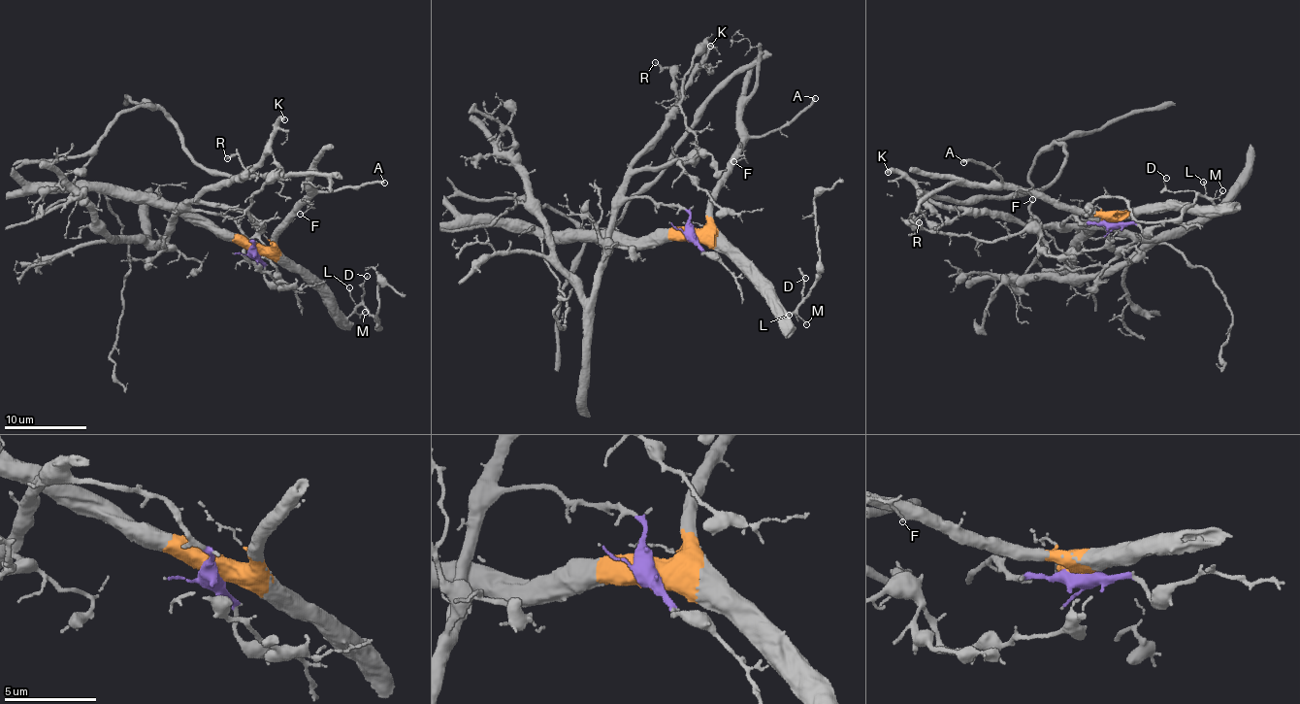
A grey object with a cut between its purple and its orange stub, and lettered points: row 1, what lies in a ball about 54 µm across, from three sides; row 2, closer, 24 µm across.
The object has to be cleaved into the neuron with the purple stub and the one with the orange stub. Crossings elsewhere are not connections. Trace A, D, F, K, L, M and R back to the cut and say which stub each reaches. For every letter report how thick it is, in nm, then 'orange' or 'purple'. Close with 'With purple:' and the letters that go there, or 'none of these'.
A: 240 nm | orange
D: 70 nm | orange
F: 80 nm | orange
K: 460 nm | purple
L: 90 nm | orange
M: 60 nm | orange
R: 140 nm | purple
With purple: K, R

